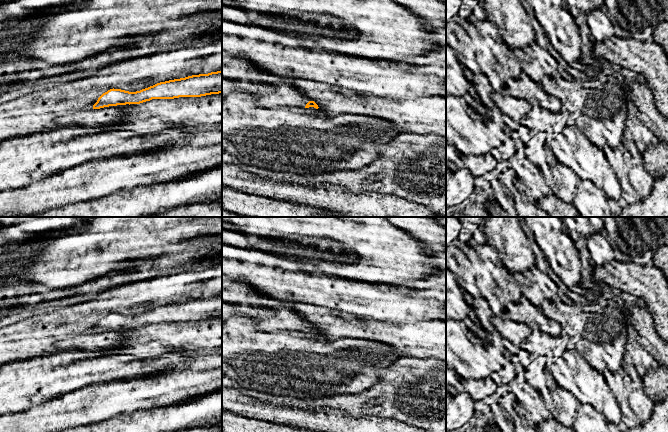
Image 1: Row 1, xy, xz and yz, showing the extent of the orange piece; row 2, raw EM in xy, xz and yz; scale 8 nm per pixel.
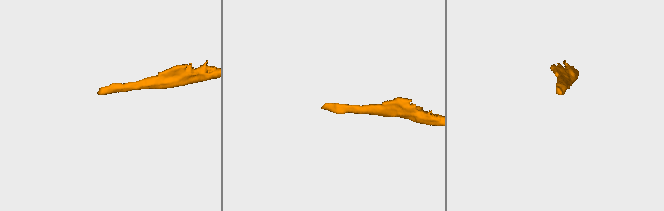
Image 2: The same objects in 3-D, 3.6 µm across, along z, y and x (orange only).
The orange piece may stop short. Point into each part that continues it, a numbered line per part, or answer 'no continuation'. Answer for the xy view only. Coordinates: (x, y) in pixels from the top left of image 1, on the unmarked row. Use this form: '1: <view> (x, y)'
no continuation

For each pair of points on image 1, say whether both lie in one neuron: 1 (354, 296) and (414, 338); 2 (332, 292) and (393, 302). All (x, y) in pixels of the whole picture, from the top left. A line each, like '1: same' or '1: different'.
1: different
2: same

